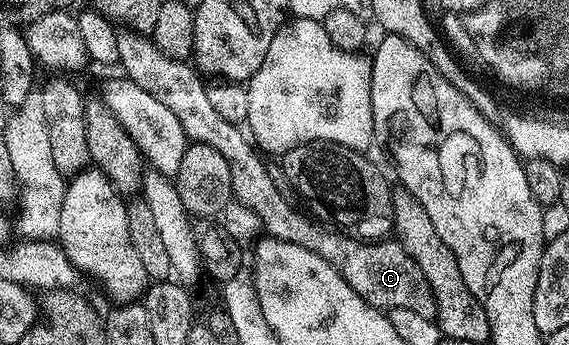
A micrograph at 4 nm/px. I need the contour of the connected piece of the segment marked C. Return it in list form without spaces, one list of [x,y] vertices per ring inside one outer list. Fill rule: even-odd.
[[[145,34],[118,35],[118,48],[117,64],[129,75],[128,83],[147,91],[156,101],[163,102],[167,110],[171,110],[171,114],[179,120],[186,141],[211,146],[227,160],[230,164],[232,195],[236,203],[250,208],[272,239],[291,242],[295,246],[303,246],[303,250],[311,250],[311,254],[319,254],[319,258],[331,265],[345,279],[347,286],[355,290],[355,294],[366,300],[372,308],[388,310],[402,307],[415,310],[420,317],[436,321],[437,307],[431,286],[427,286],[423,270],[415,266],[407,250],[403,250],[396,239],[359,240],[340,230],[330,230],[311,219],[304,211],[301,213],[296,207],[287,204],[286,199],[275,190],[272,178],[265,169],[266,161],[252,139],[238,125],[219,118],[219,114],[211,107],[206,81],[192,63],[167,58],[167,54],[158,50],[152,39]]]

